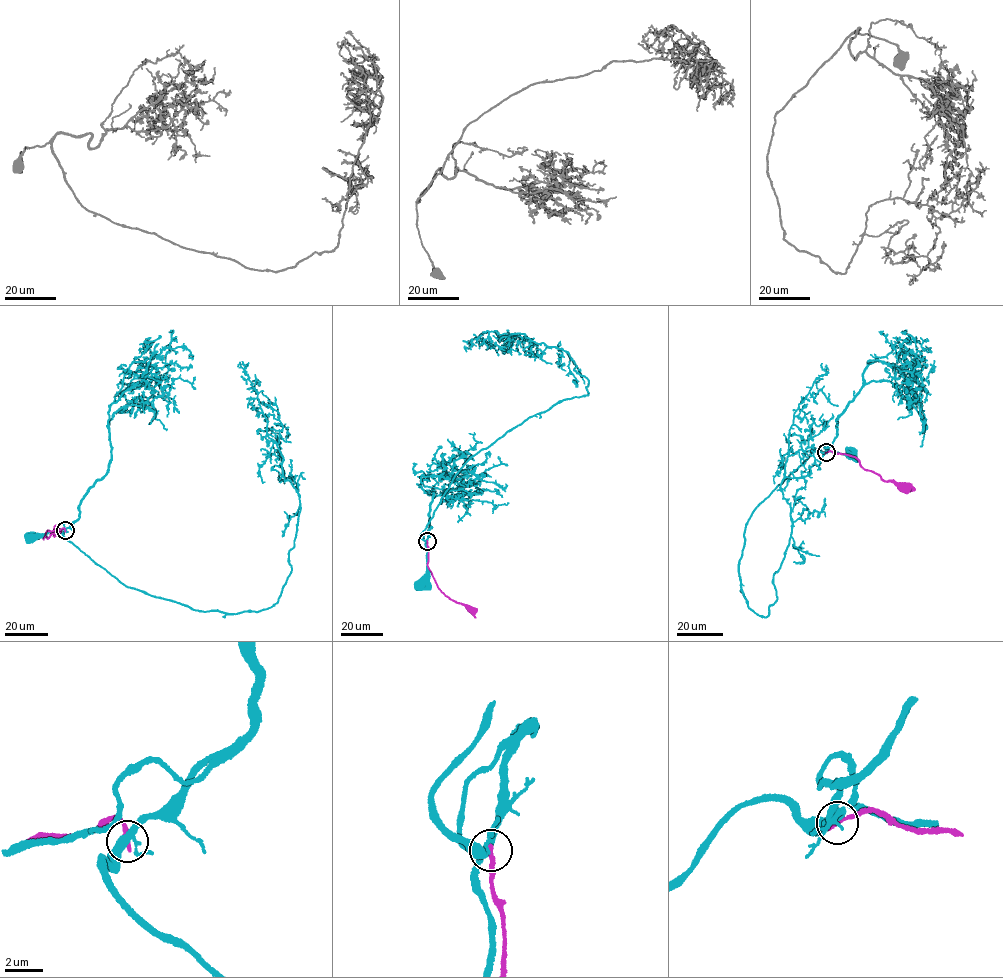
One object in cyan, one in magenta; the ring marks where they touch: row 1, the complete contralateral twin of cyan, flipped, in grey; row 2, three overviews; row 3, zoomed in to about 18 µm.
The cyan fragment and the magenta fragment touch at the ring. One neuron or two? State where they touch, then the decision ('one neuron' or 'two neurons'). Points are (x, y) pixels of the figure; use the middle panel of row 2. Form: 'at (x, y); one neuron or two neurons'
at (427, 541); two neurons

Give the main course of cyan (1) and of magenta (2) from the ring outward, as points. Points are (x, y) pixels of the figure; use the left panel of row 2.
1: (65, 530), (74, 521), (66, 522), (62, 529), (30, 538)
2: (65, 530), (63, 527), (48, 530), (43, 538), (56, 529)

